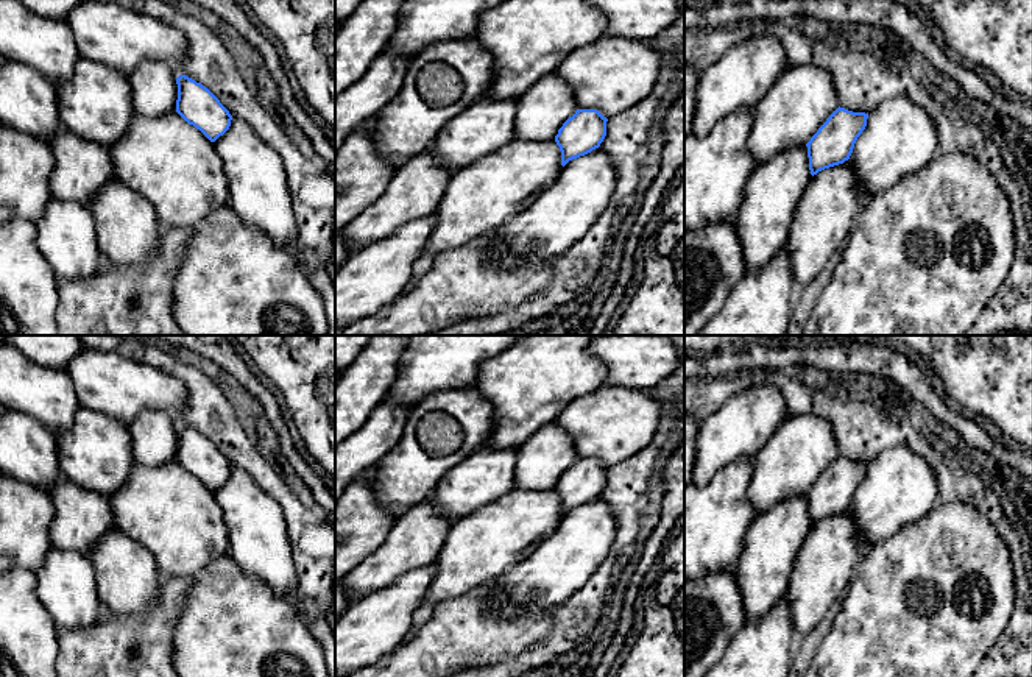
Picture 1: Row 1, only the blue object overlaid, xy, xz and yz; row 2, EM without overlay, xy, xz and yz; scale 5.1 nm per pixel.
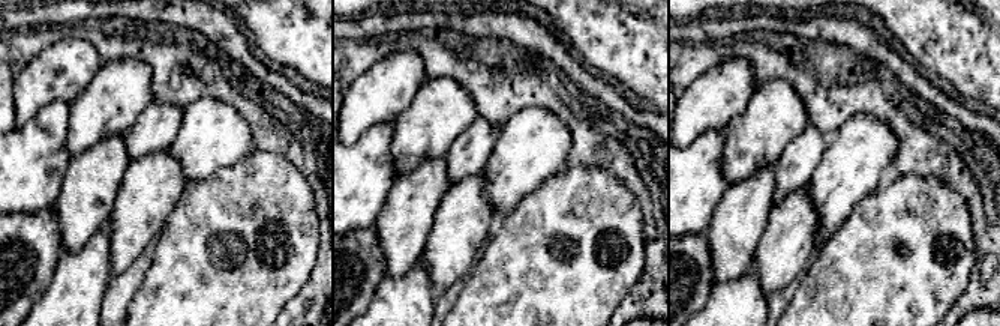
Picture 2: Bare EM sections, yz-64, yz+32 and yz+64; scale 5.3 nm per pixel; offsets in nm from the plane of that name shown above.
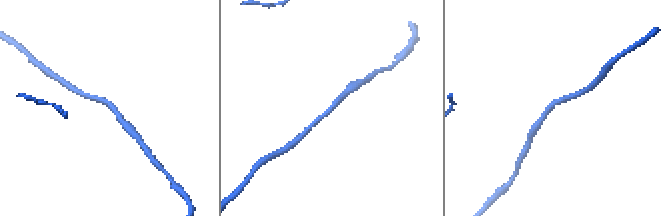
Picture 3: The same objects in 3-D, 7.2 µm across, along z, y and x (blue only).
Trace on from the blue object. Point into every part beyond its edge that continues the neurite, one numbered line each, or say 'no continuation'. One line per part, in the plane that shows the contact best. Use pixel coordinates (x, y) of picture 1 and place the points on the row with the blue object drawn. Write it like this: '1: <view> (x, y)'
1: yz (900, 138)

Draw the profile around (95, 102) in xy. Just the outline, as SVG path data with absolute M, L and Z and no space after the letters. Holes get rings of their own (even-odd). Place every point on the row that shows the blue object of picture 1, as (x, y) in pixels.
M80 58L70 76L53 83L61 125L109 148L136 115L126 76Z

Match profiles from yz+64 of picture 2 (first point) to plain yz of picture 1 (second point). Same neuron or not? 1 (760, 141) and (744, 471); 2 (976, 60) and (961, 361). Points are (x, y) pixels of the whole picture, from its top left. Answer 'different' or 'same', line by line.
1: different
2: same

